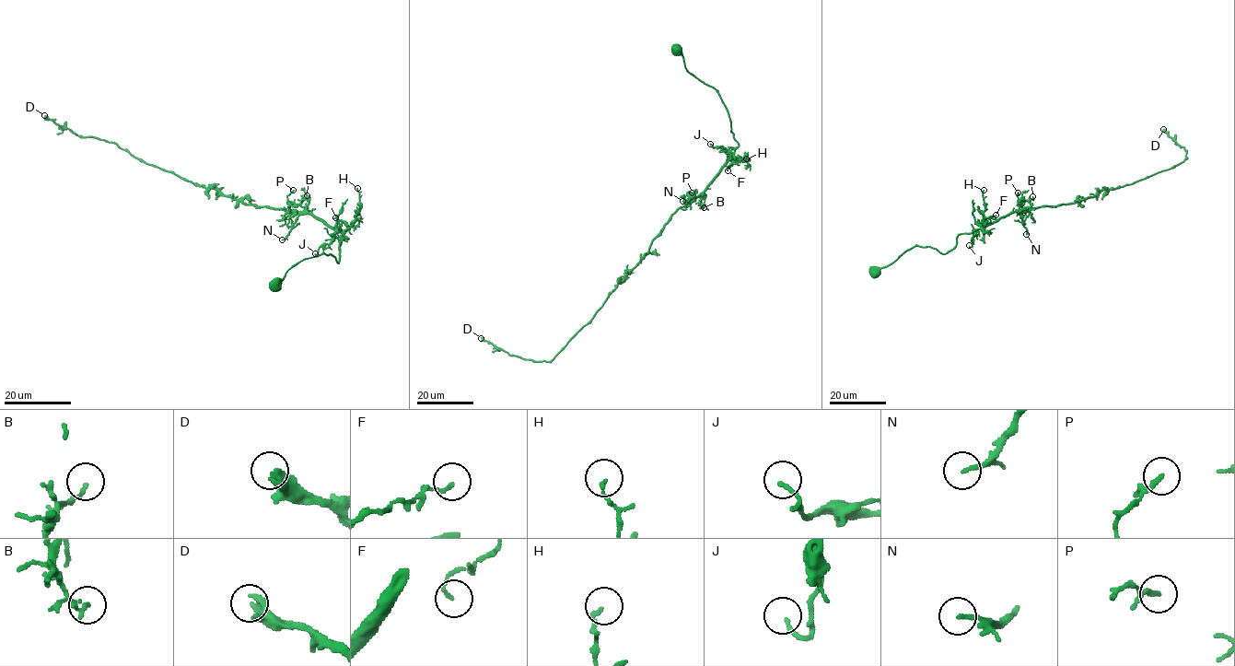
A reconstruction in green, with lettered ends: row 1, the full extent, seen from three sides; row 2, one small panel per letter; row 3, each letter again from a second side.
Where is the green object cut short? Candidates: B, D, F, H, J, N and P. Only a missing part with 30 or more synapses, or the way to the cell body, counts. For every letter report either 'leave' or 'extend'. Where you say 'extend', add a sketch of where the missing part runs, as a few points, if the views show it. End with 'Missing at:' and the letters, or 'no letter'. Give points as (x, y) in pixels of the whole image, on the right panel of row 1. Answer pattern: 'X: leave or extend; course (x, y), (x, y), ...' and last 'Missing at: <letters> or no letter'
B: leave
D: extend; course (1163, 129), (1150, 115)
F: leave
H: leave
J: leave
N: leave
P: leave
Missing at: D

